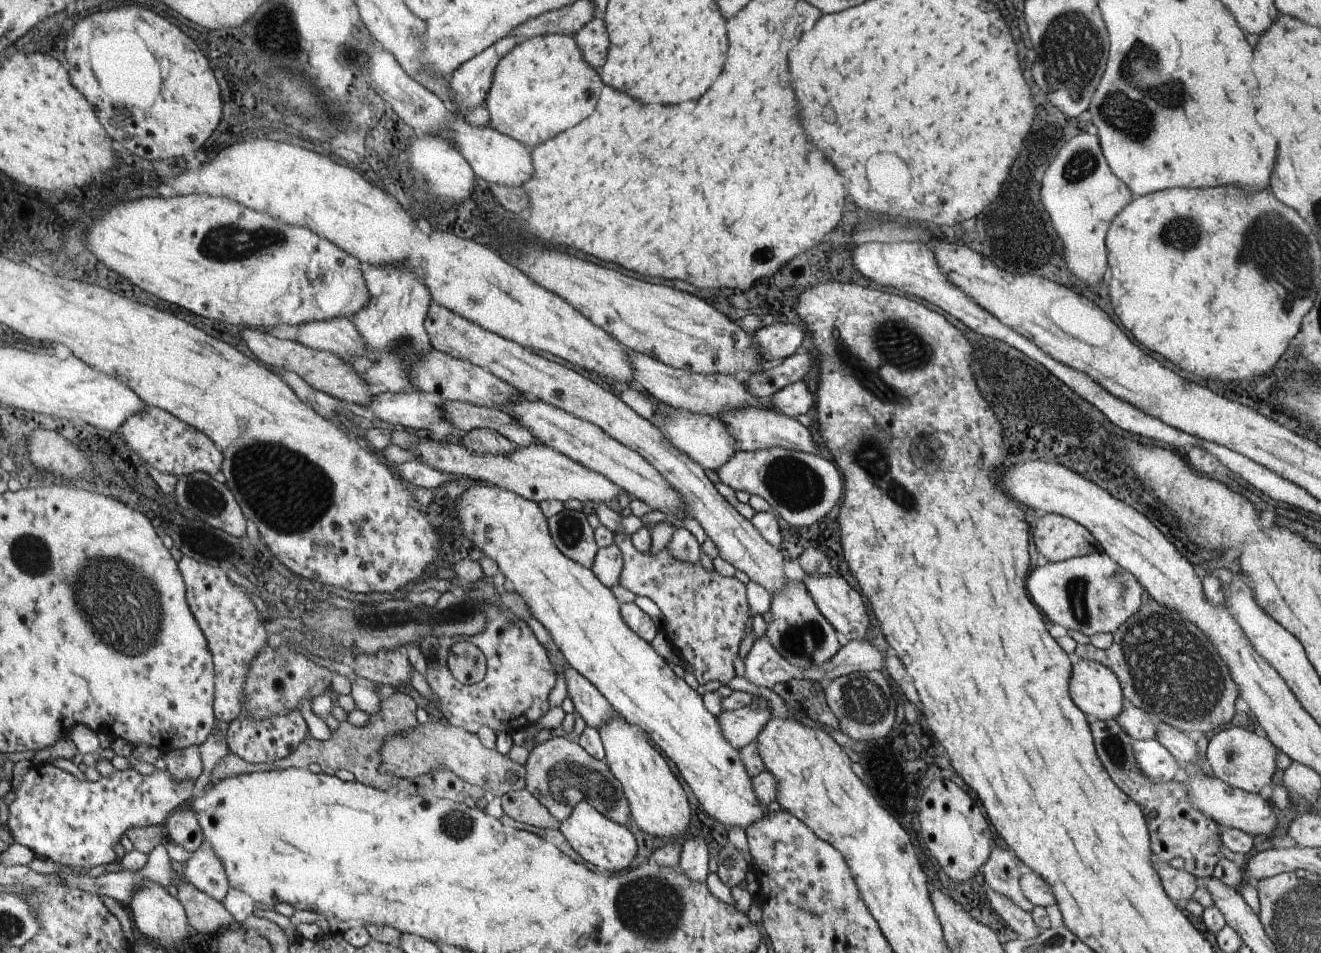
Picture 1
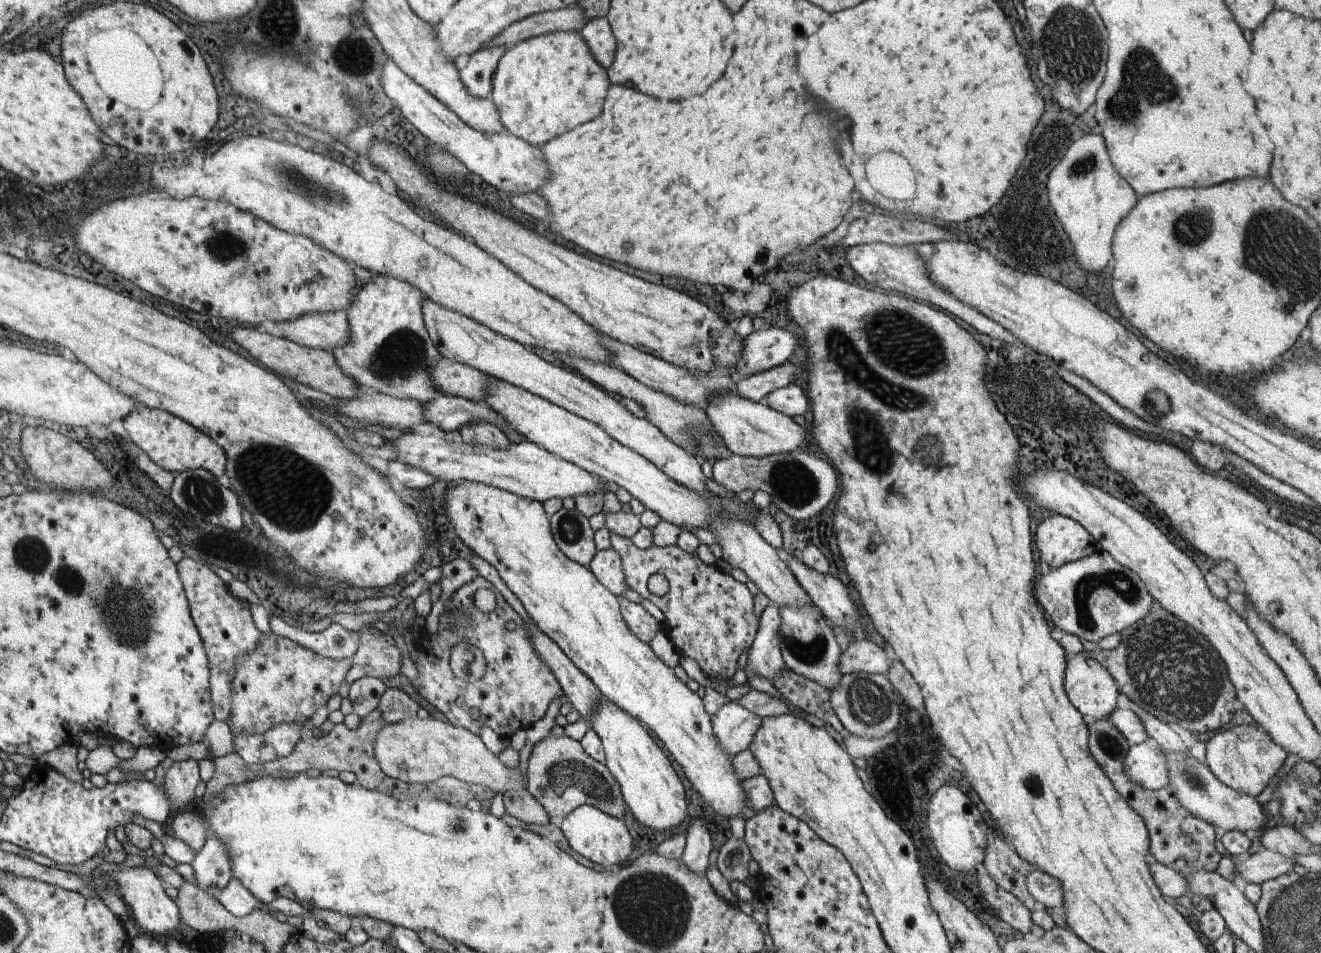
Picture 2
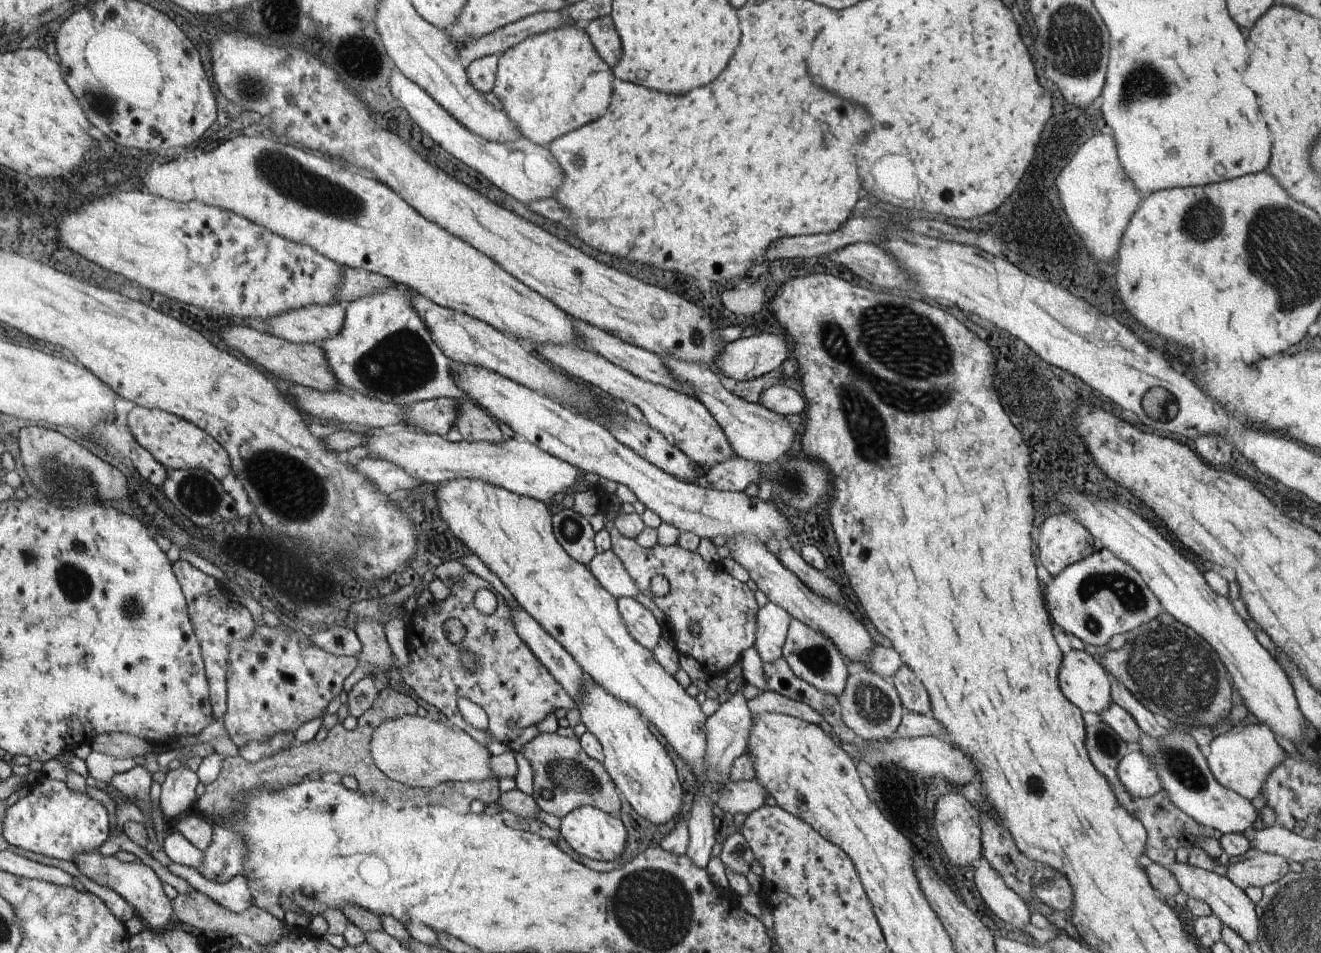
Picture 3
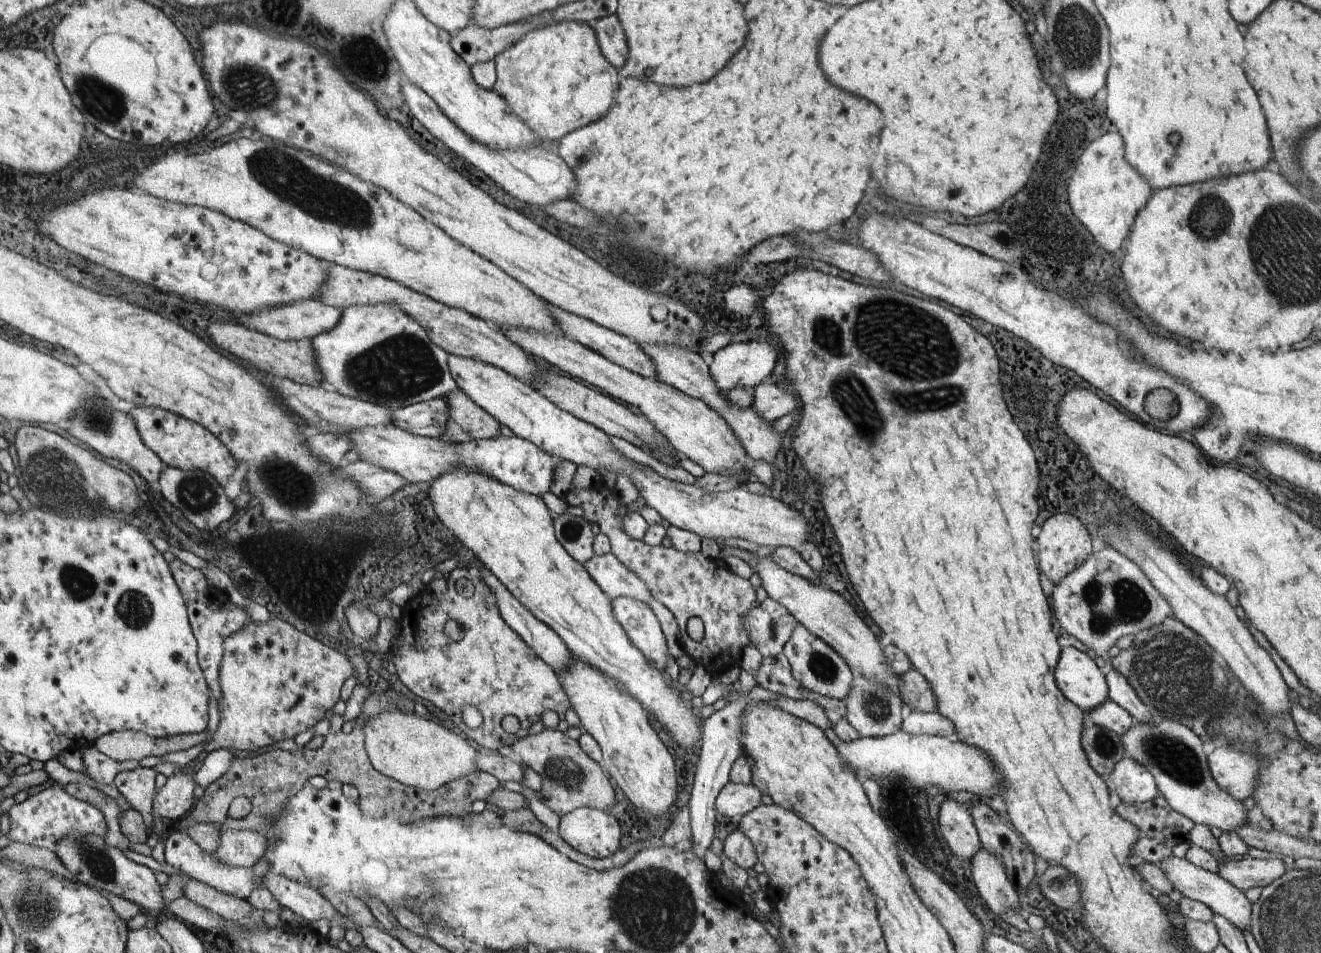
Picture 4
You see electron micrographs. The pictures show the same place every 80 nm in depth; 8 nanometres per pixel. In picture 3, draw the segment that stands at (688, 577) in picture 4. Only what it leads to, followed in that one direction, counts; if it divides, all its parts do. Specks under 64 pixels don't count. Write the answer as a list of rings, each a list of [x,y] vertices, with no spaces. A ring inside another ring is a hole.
[[[612,515],[605,516],[605,528],[611,536],[610,550],[621,558],[624,568],[636,581],[641,596],[651,598],[669,616],[676,650],[680,654],[696,658],[703,672],[710,678],[720,676],[720,672],[724,670],[730,670],[741,660],[742,653],[755,643],[755,622],[759,608],[754,599],[754,591],[724,568],[713,562],[706,562],[697,550],[689,551],[678,544],[657,544],[649,549],[640,546],[636,539],[620,534],[611,517]],[[656,574],[664,576],[671,586],[671,592],[660,598],[650,592],[650,580]],[[692,622],[700,624],[702,630],[698,636],[693,636],[690,632]]]

